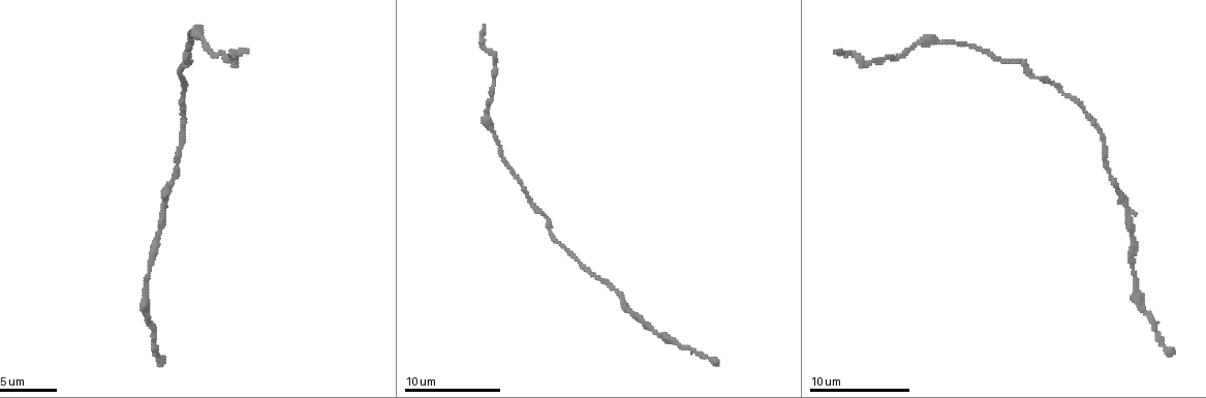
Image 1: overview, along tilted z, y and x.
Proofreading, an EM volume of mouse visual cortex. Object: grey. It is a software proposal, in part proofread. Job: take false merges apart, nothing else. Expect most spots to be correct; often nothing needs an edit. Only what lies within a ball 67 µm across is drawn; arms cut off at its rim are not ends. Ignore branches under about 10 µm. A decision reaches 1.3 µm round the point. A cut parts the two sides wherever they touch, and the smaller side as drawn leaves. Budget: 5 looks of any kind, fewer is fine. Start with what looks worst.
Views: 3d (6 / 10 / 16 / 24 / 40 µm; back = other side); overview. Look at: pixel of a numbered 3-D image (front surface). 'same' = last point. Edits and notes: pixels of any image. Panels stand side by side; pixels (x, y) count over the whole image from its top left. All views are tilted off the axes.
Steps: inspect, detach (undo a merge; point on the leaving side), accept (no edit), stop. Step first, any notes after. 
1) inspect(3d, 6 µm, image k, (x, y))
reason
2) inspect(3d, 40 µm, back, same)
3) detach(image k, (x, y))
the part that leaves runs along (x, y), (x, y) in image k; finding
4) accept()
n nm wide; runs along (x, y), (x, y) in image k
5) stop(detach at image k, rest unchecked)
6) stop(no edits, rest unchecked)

inspect(3d, 6 µm, image 1, (675, 342))
thick turns thin

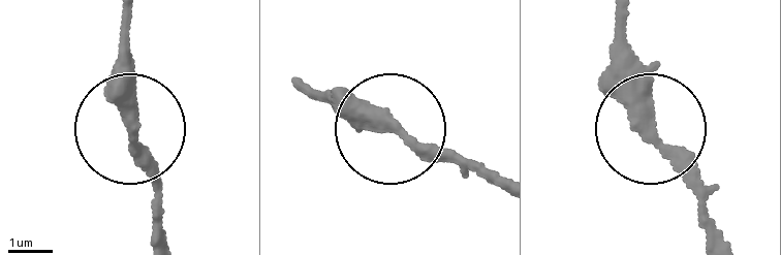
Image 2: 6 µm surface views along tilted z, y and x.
inspect(3d, 6 µm, back, image 2, (133, 128))

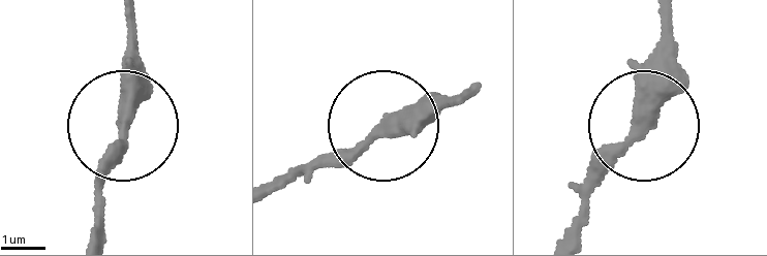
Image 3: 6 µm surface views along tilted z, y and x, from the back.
accept()
runs along (667, 20), (661, 107), (581, 205) in image 3; all the same cell

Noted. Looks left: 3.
inspect(3d, 10 µm, image 1, (200, 37))
thick turns thin

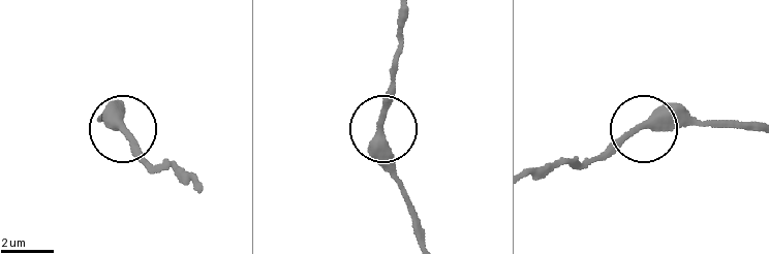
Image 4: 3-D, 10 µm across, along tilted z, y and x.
accept()
runs along (757, 125), (636, 126), (591, 166) in image 4; continuous, no second cell

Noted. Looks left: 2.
inspect(3d, 10 µm, image 1, (181, 124))
sudden change in width

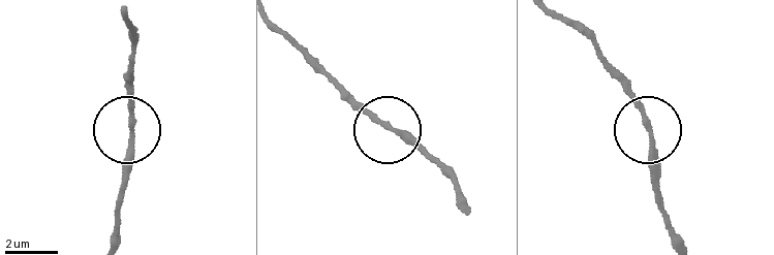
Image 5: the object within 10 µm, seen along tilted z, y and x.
accept()
runs along (133, 48), (124, 194) in image 5; continuous, no second cell

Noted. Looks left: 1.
stop(no edits, rest unchecked)

